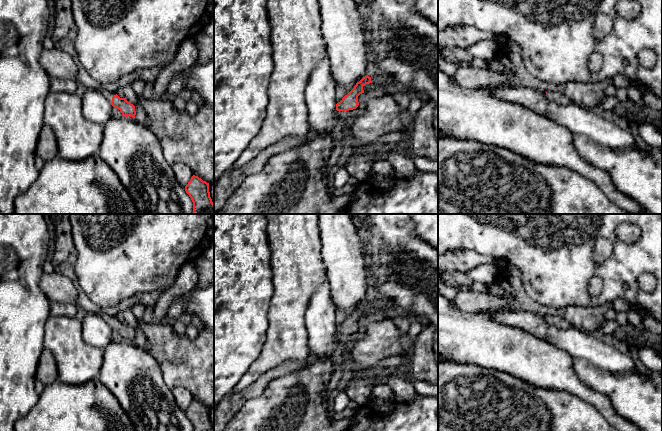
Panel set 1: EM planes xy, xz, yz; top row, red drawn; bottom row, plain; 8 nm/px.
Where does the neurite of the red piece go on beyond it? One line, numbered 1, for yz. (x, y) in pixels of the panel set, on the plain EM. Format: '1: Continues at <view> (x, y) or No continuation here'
1: No continuation here

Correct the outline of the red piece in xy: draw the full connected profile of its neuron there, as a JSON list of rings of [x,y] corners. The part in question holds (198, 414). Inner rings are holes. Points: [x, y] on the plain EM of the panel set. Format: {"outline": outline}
{"outline": [[[193,399],[185,410],[185,415],[193,426],[193,431],[214,431],[210,421],[209,407]]]}

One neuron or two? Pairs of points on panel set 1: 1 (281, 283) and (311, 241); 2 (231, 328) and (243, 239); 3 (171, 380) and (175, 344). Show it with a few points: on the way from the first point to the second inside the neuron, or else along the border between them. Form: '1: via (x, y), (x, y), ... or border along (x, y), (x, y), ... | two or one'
1: via (291, 273), (296, 268), (296, 256), (301, 251) | one
2: via (231, 306), (231, 261) | one
3: via (175, 371), (175, 353) | one

